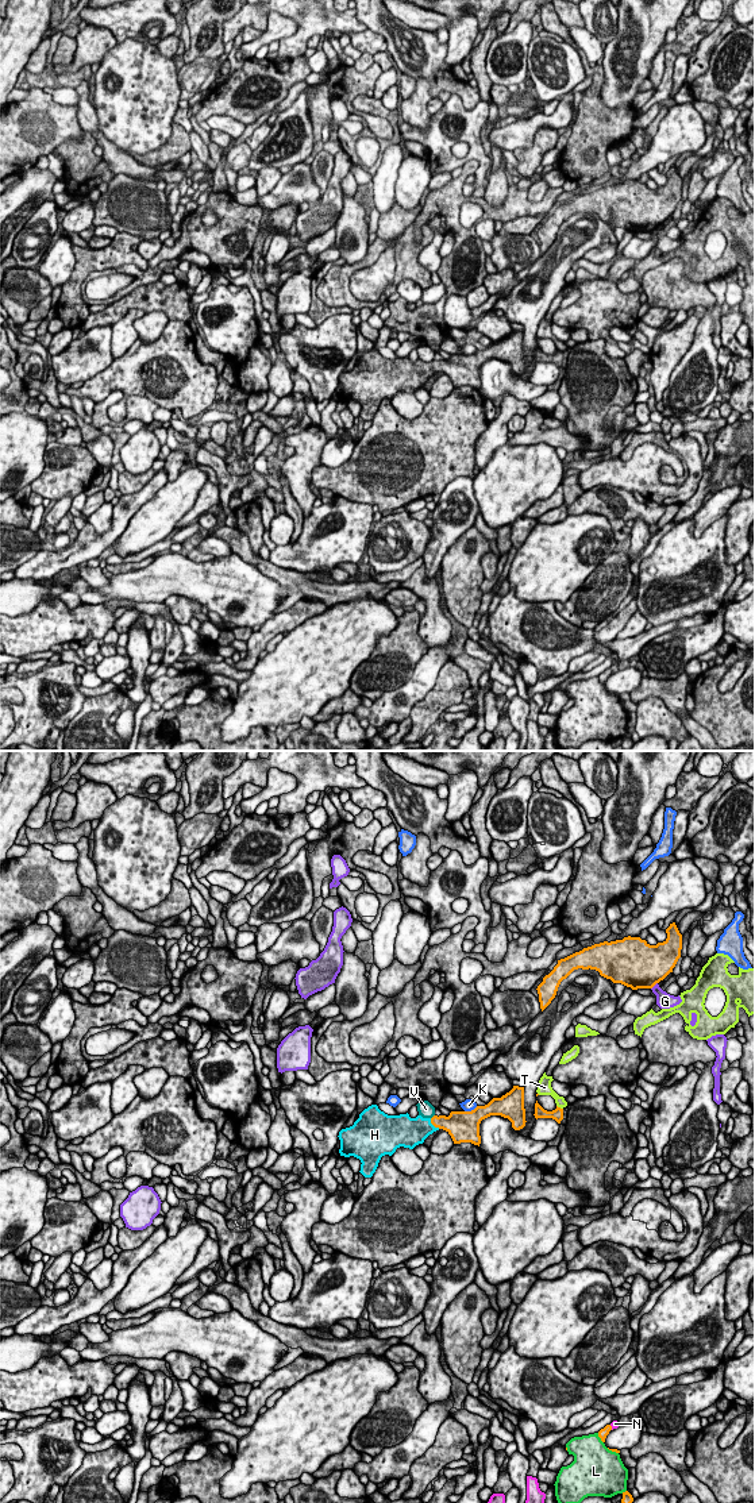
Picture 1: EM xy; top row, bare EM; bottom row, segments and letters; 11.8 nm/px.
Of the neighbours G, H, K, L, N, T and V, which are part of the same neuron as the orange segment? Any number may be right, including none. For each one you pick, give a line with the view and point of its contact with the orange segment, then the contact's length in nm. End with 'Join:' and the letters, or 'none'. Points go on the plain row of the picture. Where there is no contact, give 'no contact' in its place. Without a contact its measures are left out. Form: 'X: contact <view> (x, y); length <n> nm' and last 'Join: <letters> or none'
H: contact xy (434, 369); length 170 nm
Join: H

